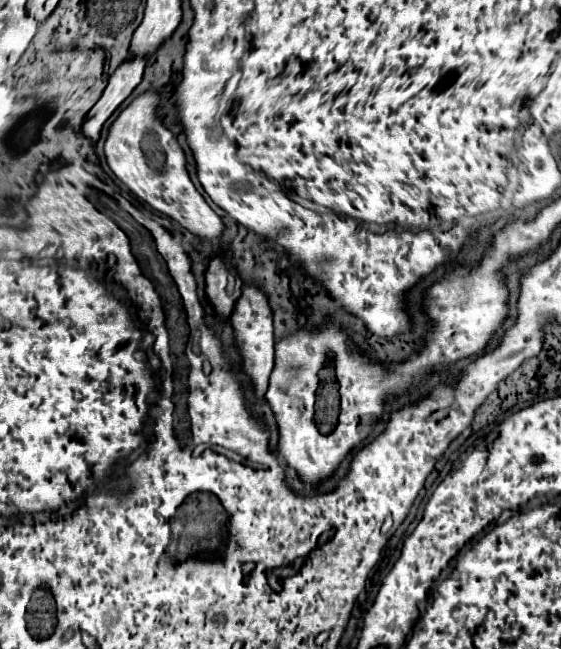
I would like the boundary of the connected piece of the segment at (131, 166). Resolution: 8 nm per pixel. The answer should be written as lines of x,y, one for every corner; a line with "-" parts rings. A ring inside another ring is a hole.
149,91
121,111
121,115
111,125
109,137
105,141
107,165
115,177
131,191
131,195
145,203
149,209
169,217
183,231
189,231
203,243
219,241
223,237
225,225
189,179
185,171
183,149
179,147
177,139
161,125
157,107
159,95

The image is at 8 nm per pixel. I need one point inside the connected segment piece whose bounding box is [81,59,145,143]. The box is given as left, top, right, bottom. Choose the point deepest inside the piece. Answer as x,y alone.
127,77

